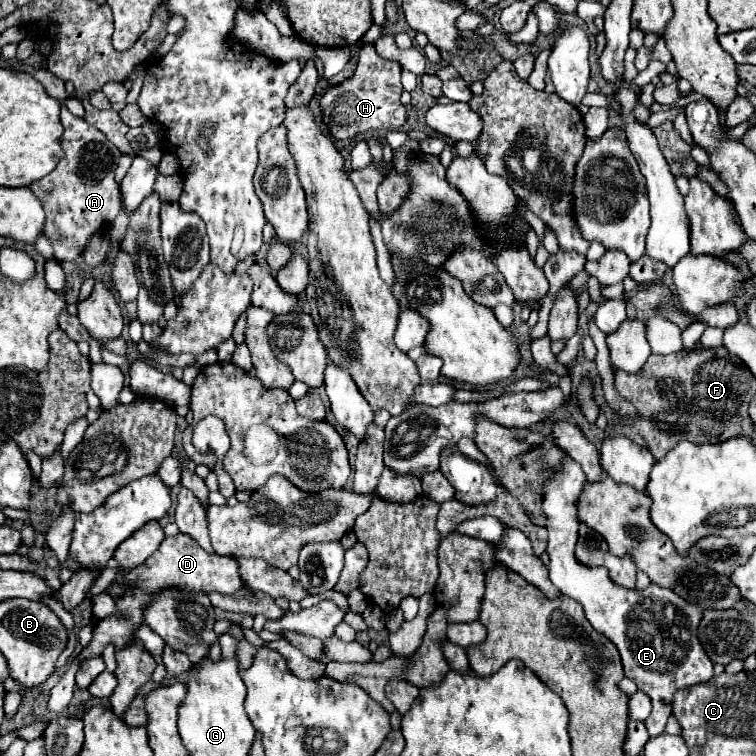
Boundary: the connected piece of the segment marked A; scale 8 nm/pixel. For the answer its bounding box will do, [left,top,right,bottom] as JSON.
[30,105,120,263]

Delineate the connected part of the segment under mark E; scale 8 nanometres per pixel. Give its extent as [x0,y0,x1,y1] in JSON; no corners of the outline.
[542,457,714,735]

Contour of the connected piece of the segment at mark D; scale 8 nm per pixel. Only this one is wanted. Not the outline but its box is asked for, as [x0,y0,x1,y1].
[80,533,244,659]

